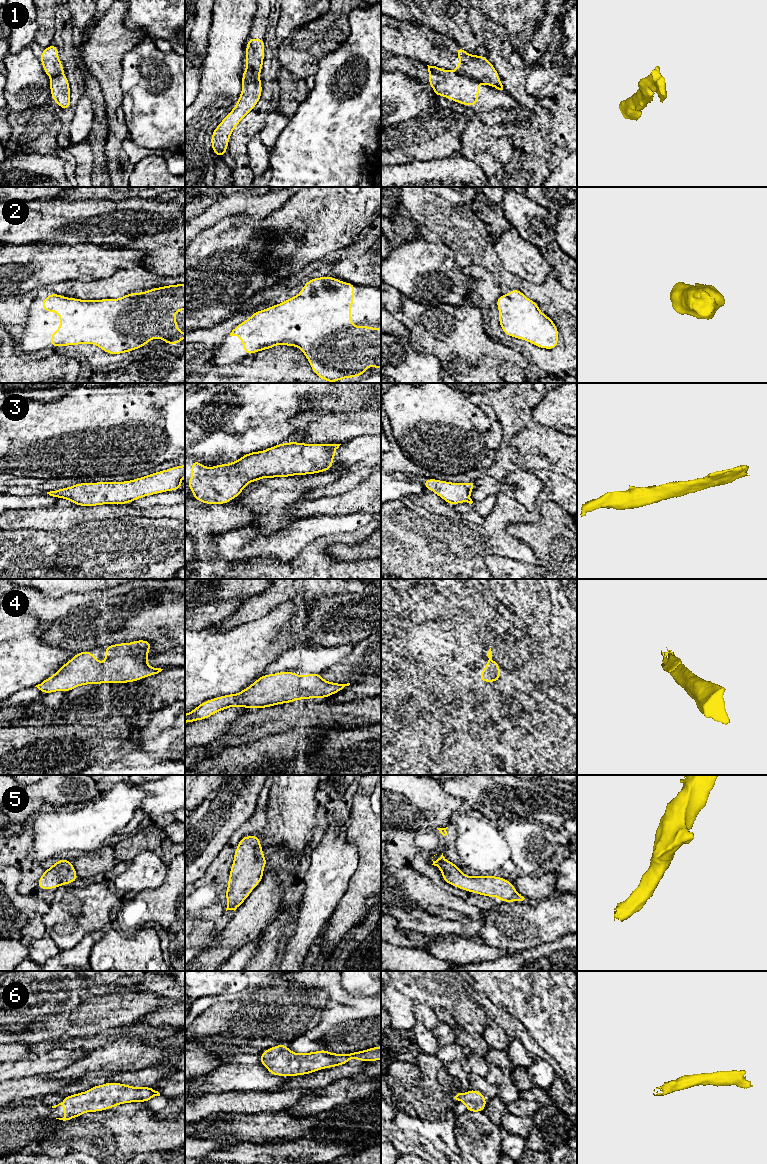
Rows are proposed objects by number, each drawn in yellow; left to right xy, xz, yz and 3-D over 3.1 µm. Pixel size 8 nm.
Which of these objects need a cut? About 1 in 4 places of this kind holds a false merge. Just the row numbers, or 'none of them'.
1

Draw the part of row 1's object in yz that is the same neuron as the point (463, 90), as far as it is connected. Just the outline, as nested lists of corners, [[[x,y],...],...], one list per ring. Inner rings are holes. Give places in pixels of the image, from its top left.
[[[428,66],[429,78],[428,82],[432,86],[434,94],[437,96],[444,96],[447,99],[453,100],[459,104],[464,104],[471,107],[473,104],[477,106],[478,94],[480,90],[479,83],[458,74],[456,71],[441,69],[436,66]]]

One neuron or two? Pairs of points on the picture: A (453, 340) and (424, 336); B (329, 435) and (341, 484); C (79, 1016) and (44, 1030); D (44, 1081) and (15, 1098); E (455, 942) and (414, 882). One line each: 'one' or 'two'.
A: one
B: two
C: one
D: one
E: two

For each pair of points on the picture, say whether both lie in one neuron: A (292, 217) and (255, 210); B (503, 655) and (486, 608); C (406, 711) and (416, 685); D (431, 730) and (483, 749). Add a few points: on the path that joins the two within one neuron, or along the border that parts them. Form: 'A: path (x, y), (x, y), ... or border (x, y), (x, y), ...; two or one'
A: border (288, 199), (265, 217); two
B: path (501, 643), (488, 620); one
C: path (412, 705), (416, 701), (416, 691); one
D: path (444, 730), (452, 724), (470, 741); one

